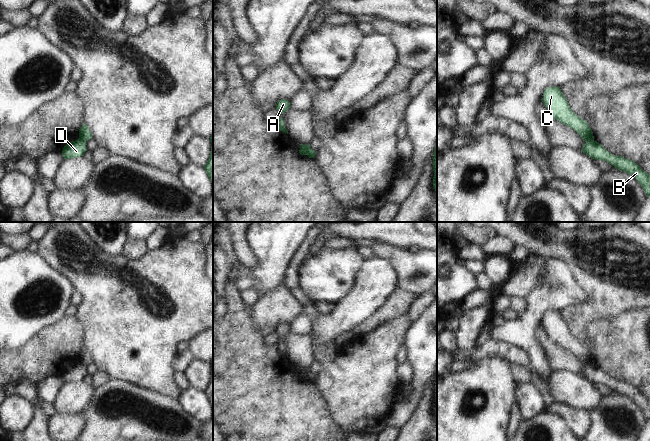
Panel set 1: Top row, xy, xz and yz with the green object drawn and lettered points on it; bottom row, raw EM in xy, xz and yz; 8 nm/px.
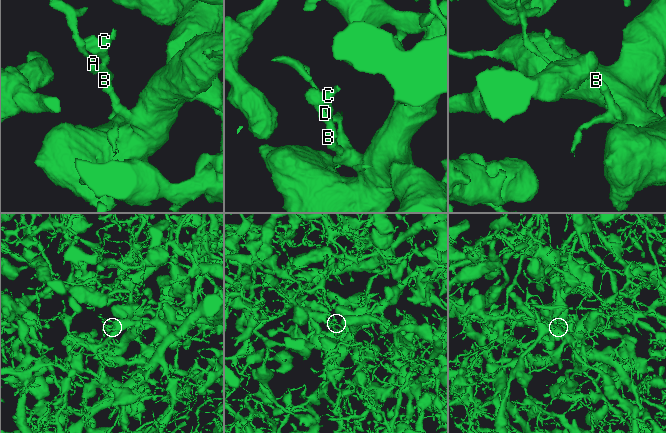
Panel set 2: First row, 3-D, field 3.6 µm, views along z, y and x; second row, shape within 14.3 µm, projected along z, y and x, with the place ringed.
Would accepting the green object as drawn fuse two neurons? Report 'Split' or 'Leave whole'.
Split.

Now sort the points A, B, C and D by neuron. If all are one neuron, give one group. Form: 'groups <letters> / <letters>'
groups A B D / C

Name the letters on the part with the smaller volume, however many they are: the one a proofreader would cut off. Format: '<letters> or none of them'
C.

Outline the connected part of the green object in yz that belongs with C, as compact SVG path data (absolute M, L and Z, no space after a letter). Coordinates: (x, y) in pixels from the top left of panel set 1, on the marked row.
M560 87L546 88L543 93L542 102L552 118L574 129L585 142L594 139L588 122L581 119L571 110Z

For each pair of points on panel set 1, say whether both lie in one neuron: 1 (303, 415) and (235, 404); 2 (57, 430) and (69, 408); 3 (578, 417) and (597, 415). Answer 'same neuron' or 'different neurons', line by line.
1: same neuron
2: different neurons
3: different neurons

